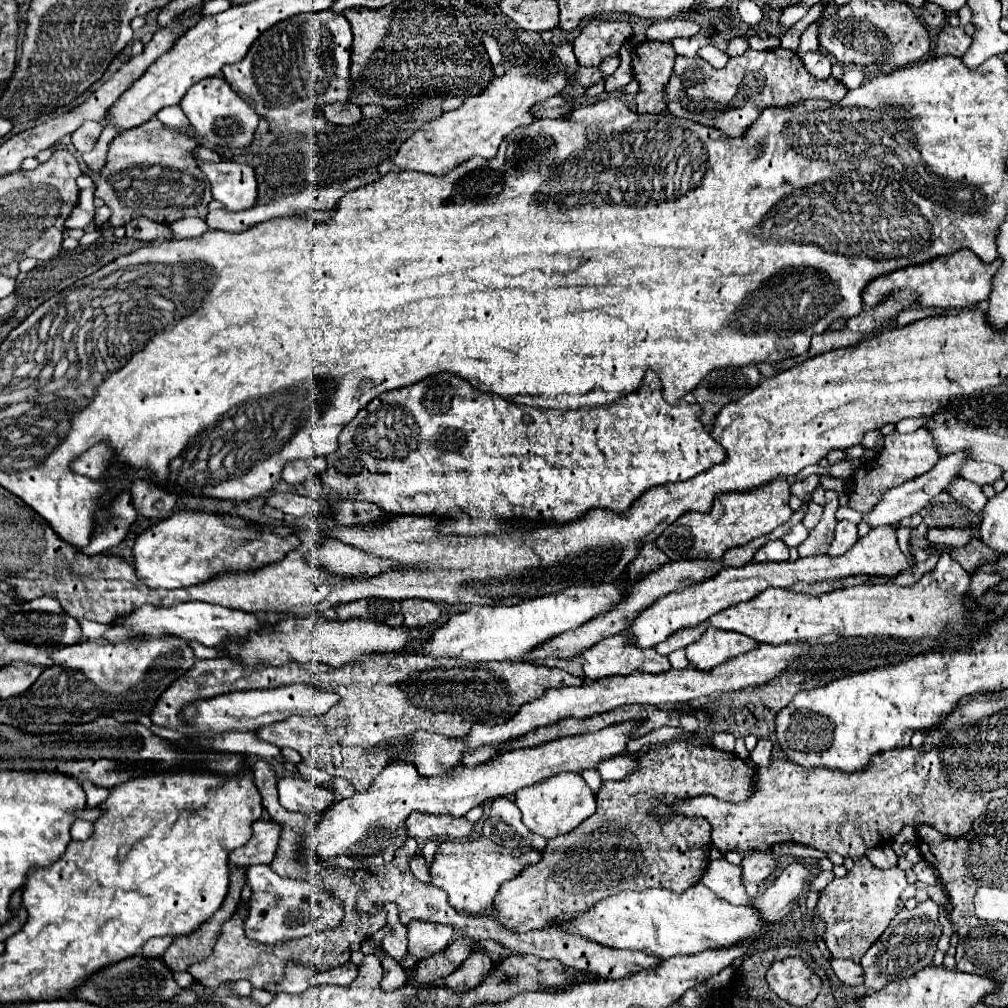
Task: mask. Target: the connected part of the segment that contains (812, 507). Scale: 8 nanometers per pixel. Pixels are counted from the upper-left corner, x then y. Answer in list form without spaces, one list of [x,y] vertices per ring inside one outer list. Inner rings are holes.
[[[810,502],[810,504],[808,504],[808,510],[806,510],[806,516],[804,516],[804,520],[802,520],[802,524],[804,524],[808,530],[812,530],[814,524],[820,520],[822,512],[824,512],[824,508],[822,508],[820,504]]]

